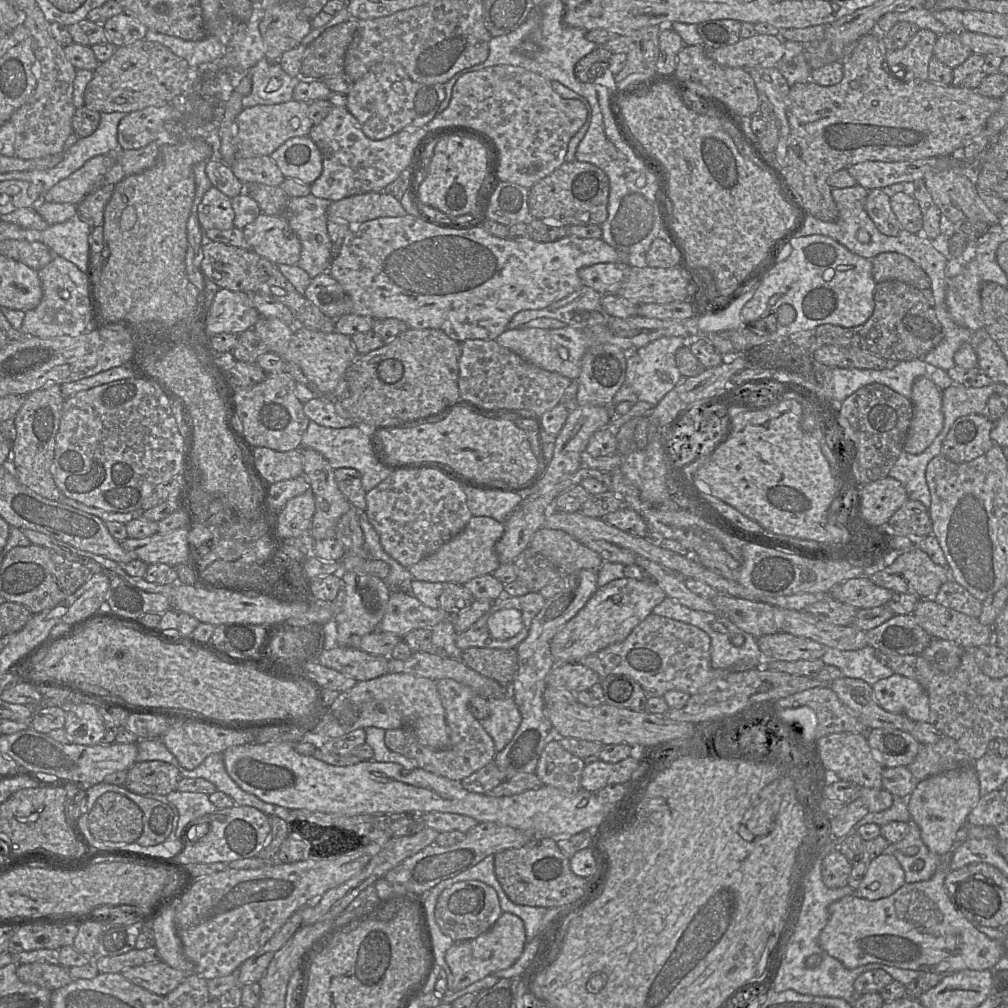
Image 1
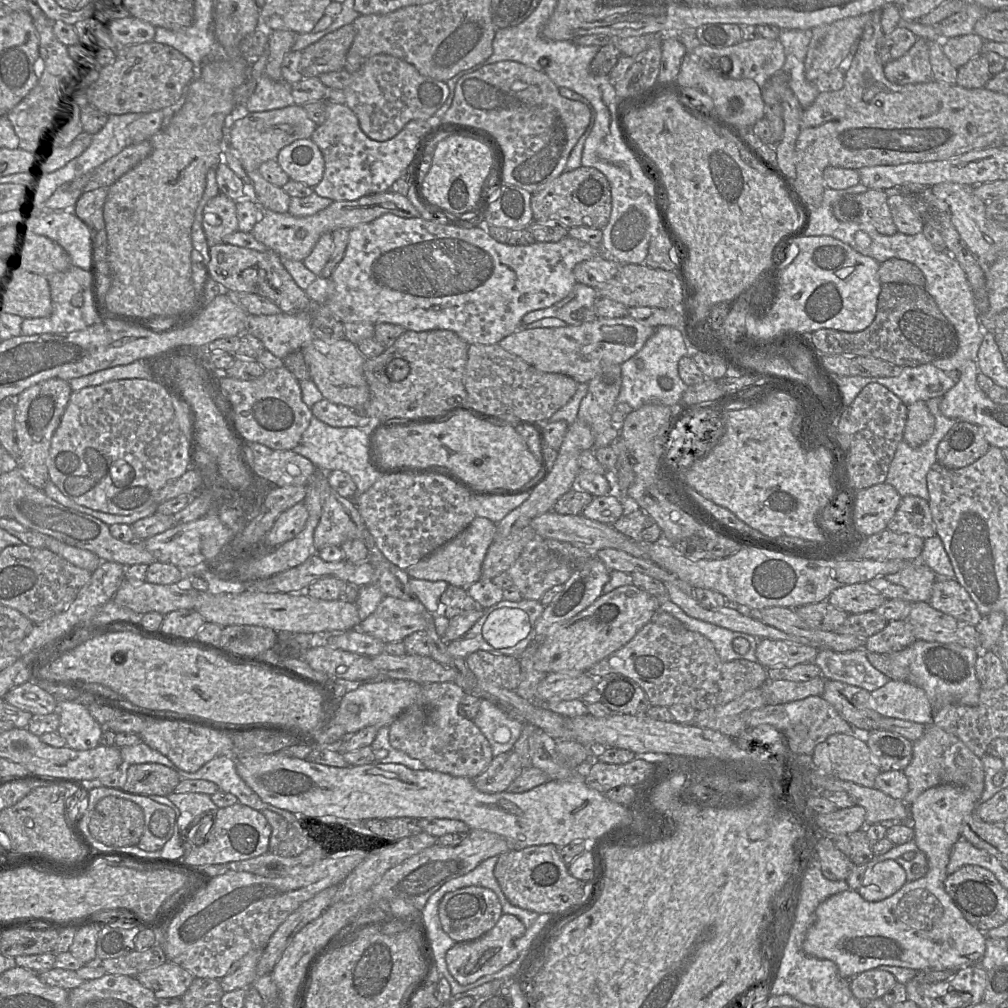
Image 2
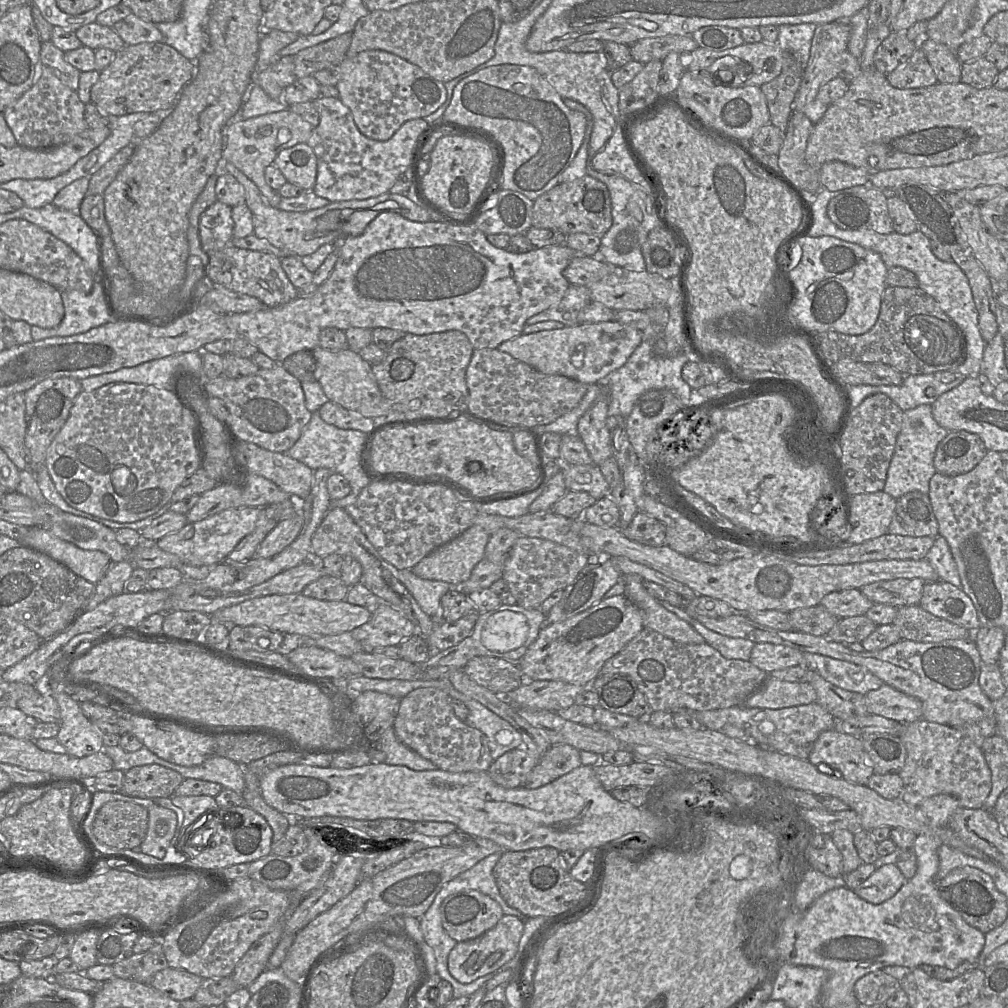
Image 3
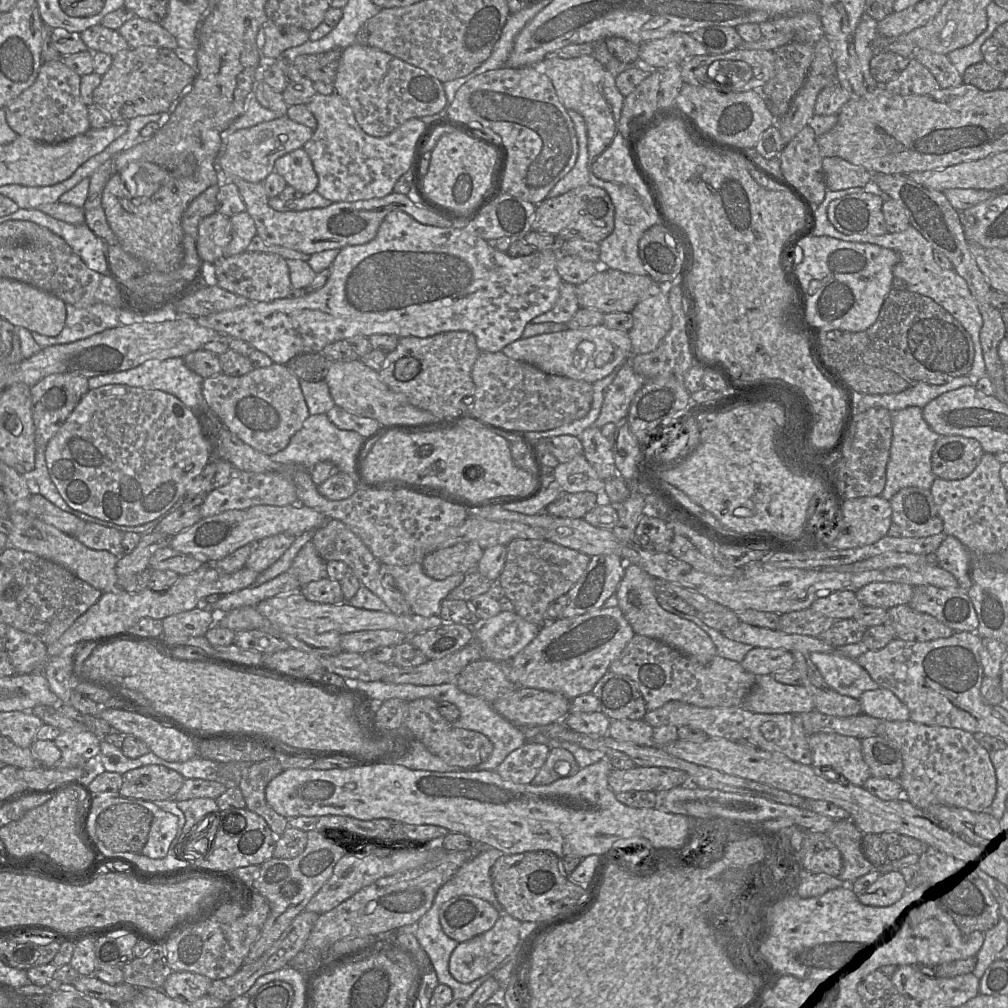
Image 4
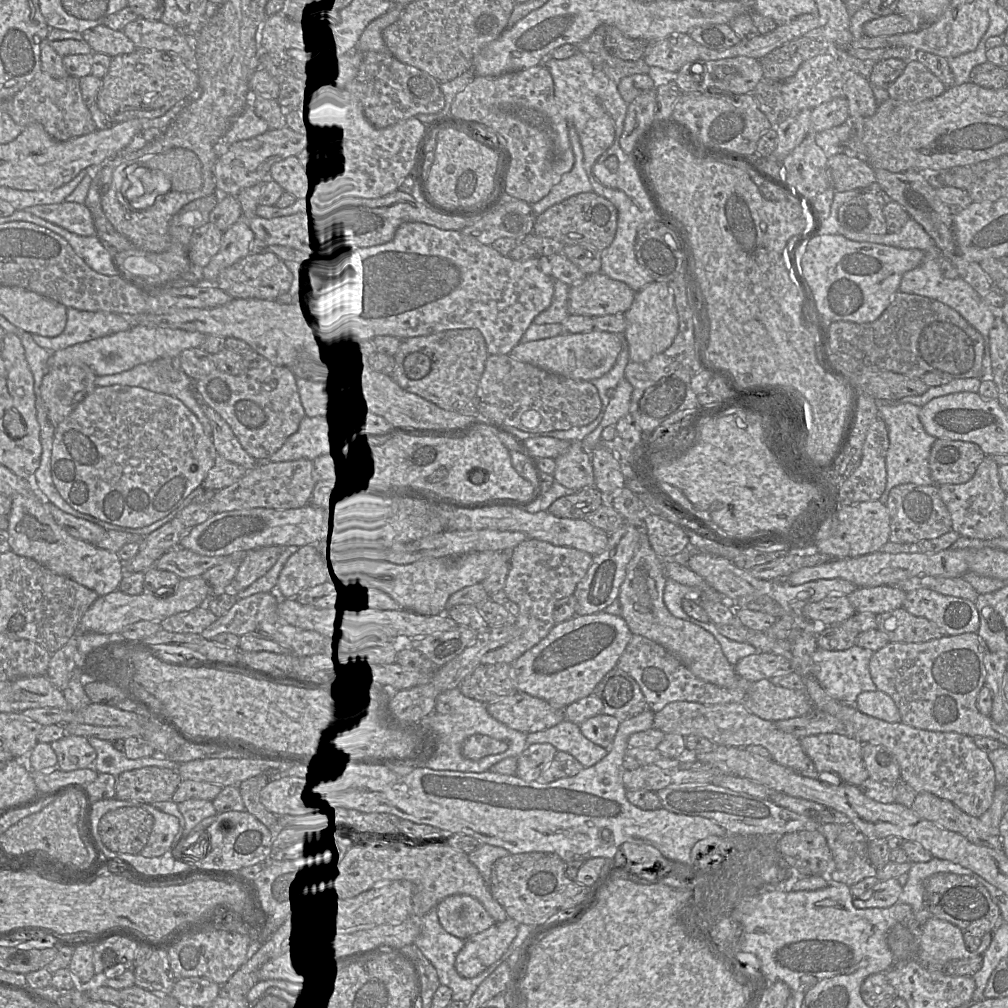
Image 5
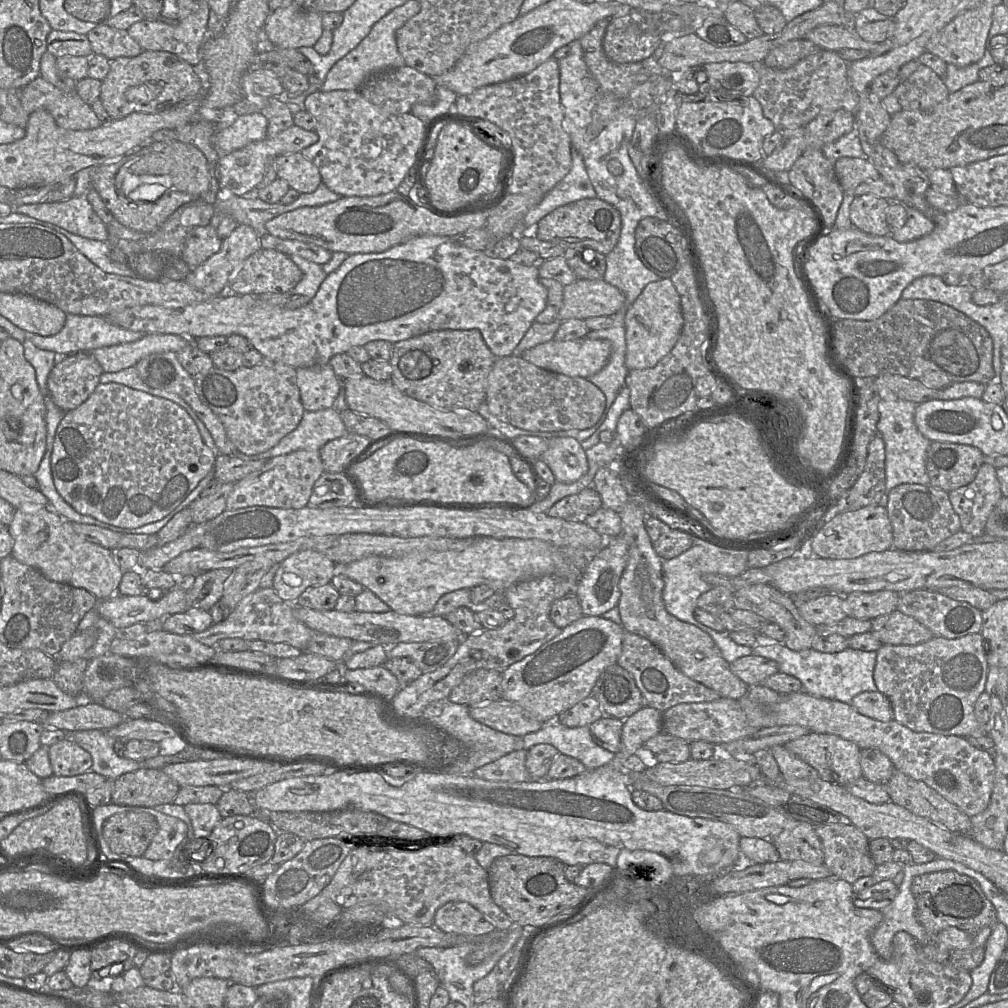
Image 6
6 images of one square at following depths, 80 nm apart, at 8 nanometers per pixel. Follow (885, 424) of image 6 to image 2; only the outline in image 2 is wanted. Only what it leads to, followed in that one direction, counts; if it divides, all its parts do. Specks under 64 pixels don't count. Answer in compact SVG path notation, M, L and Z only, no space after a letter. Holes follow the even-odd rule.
M935 397L926 401L926 405L935 418L935 430L931 437L917 448L911 447L907 442L902 440L896 449L894 459L890 464L886 481L892 485L900 496L905 497L908 495L920 497L926 501L929 501L929 492L927 487L927 474L931 466L937 462L937 447L947 432L957 422L955 419L944 416L939 409L941 398Z

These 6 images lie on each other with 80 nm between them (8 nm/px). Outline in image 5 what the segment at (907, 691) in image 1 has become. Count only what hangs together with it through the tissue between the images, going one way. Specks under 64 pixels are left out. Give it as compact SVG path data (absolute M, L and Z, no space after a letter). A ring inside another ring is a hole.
M876 690L858 695L855 707L862 713L886 722L901 722L901 715L894 700L886 693Z

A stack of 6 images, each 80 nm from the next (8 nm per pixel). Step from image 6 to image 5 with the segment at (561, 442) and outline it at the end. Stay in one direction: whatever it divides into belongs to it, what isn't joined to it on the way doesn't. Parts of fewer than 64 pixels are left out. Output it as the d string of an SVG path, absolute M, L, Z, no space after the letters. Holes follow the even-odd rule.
M571 442L568 451L555 459L556 469L554 472L555 480L566 488L581 490L585 487L591 487L595 484L594 470L591 463L591 456L586 452L581 442Z

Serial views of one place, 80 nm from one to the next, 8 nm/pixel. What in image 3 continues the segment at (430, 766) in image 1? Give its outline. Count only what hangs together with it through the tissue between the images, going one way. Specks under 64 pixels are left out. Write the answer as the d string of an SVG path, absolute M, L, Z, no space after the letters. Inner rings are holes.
M418 688L400 700L393 728L398 740L433 762L438 769L451 773L487 771L492 764L489 741L480 730L457 718L446 692L433 688Z

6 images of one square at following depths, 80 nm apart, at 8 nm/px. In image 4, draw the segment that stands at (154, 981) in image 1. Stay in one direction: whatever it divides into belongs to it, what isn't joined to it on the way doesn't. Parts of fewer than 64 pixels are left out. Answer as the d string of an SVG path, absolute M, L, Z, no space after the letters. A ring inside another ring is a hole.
M174 972L166 978L162 991L180 1002L193 1002L207 995L212 980L194 972Z

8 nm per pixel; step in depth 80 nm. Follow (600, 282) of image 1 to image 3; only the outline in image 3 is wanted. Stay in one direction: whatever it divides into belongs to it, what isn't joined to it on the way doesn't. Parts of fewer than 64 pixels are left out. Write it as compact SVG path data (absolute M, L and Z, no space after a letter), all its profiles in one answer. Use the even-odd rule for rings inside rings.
M599 255L576 257L564 269L563 276L570 284L588 287L611 274L615 268L621 267L604 261Z

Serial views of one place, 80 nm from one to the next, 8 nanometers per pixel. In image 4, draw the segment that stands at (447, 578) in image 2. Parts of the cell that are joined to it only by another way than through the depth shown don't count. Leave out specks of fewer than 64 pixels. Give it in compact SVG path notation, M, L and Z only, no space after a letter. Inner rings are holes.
M475 541L462 542L433 551L421 564L427 576L435 580L444 580L454 574L466 574L477 569L483 551Z

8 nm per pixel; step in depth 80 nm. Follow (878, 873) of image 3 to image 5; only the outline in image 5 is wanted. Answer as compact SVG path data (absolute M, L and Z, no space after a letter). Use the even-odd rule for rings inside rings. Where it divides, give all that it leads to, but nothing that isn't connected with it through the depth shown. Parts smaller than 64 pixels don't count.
M896 878L878 881L869 890L853 899L857 909L888 908L898 902L902 886Z

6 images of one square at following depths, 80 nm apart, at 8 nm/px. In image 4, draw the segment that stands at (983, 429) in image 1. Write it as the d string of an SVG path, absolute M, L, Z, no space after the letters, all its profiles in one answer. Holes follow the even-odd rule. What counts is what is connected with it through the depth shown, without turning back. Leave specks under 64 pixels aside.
M941 436L932 452L932 471L941 479L964 479L974 471L984 453L981 444L974 438Z

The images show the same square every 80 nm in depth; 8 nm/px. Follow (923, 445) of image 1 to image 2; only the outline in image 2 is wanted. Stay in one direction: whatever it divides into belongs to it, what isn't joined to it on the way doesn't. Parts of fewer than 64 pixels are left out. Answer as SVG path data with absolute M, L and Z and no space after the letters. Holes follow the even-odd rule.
M918 400L908 406L908 416L903 440L917 448L925 443L935 430L935 418L929 411L926 401Z

